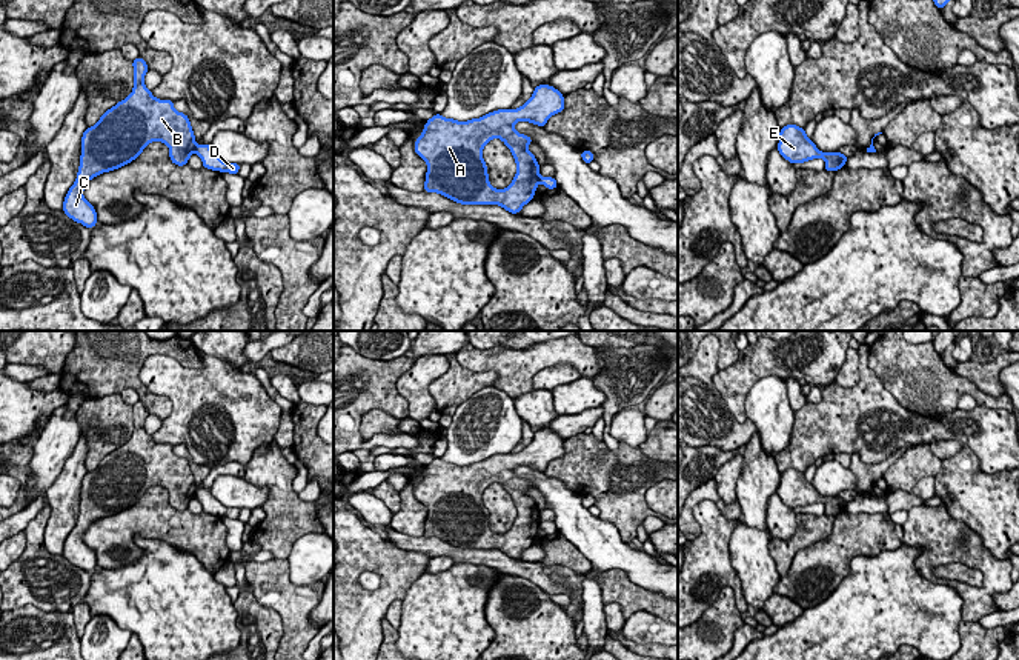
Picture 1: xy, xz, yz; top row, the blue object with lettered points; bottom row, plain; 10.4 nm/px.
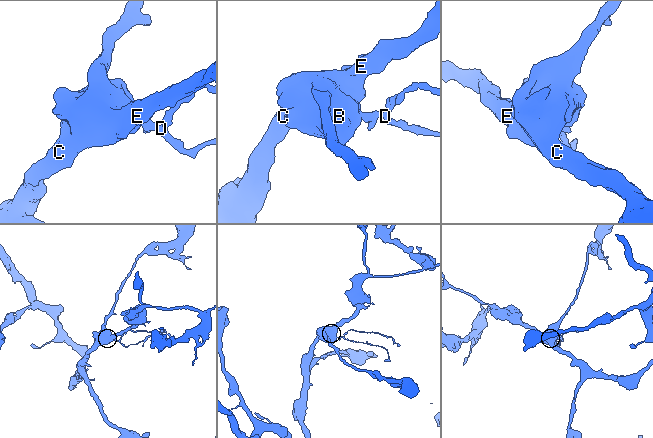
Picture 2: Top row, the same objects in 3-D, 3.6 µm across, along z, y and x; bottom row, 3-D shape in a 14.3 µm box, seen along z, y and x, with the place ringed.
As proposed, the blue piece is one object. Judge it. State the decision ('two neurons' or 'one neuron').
two neurons

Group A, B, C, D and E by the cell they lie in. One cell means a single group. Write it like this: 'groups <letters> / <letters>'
groups A B C E / D

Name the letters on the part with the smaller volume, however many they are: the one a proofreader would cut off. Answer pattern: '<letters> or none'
D

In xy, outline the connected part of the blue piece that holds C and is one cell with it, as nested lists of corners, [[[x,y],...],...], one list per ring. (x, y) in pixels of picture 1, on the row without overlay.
[[[140,400],[132,412],[132,437],[83,477],[77,523],[63,546],[61,555],[89,574],[97,569],[95,552],[83,542],[91,523],[134,506],[155,485],[169,491],[169,503],[177,511],[188,509],[195,497],[189,462],[175,455],[172,445],[155,443],[144,431],[149,411]]]

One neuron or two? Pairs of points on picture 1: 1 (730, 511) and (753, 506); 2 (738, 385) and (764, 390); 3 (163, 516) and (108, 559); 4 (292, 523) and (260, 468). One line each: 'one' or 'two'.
1: two
2: two
3: one
4: one

